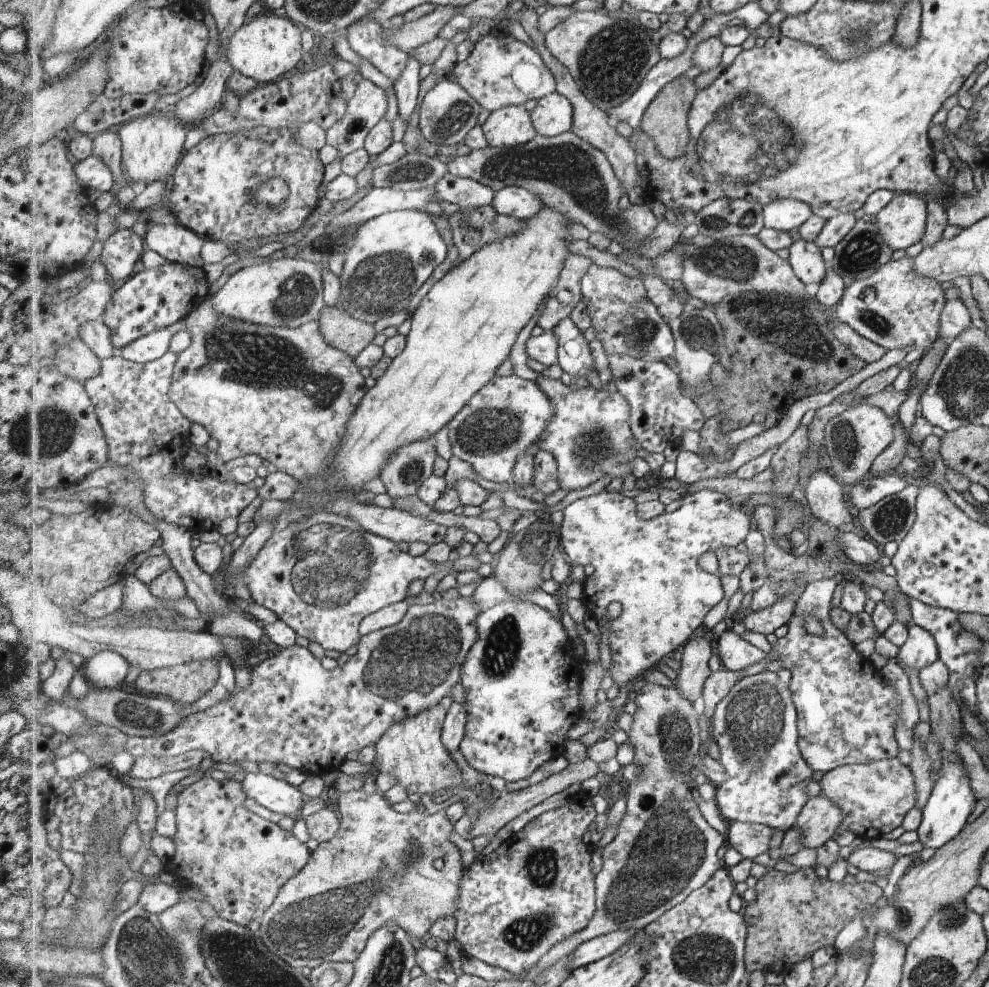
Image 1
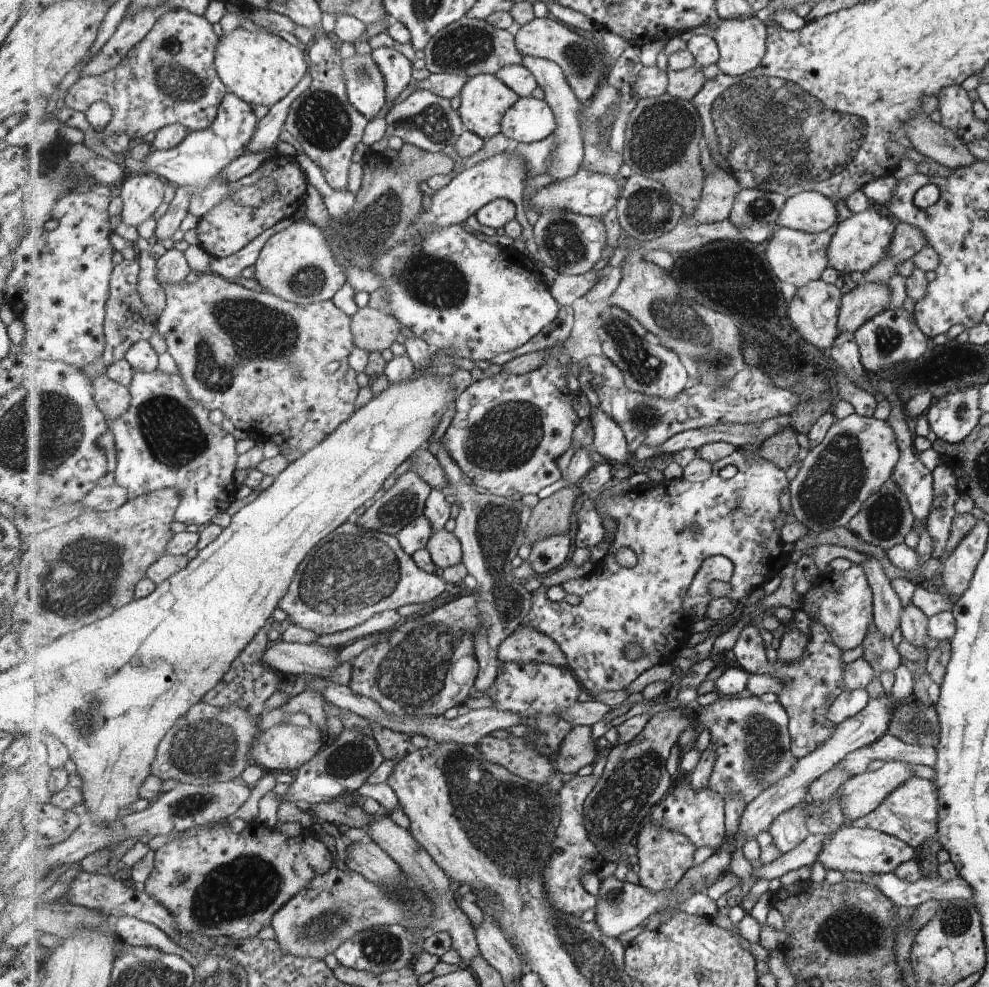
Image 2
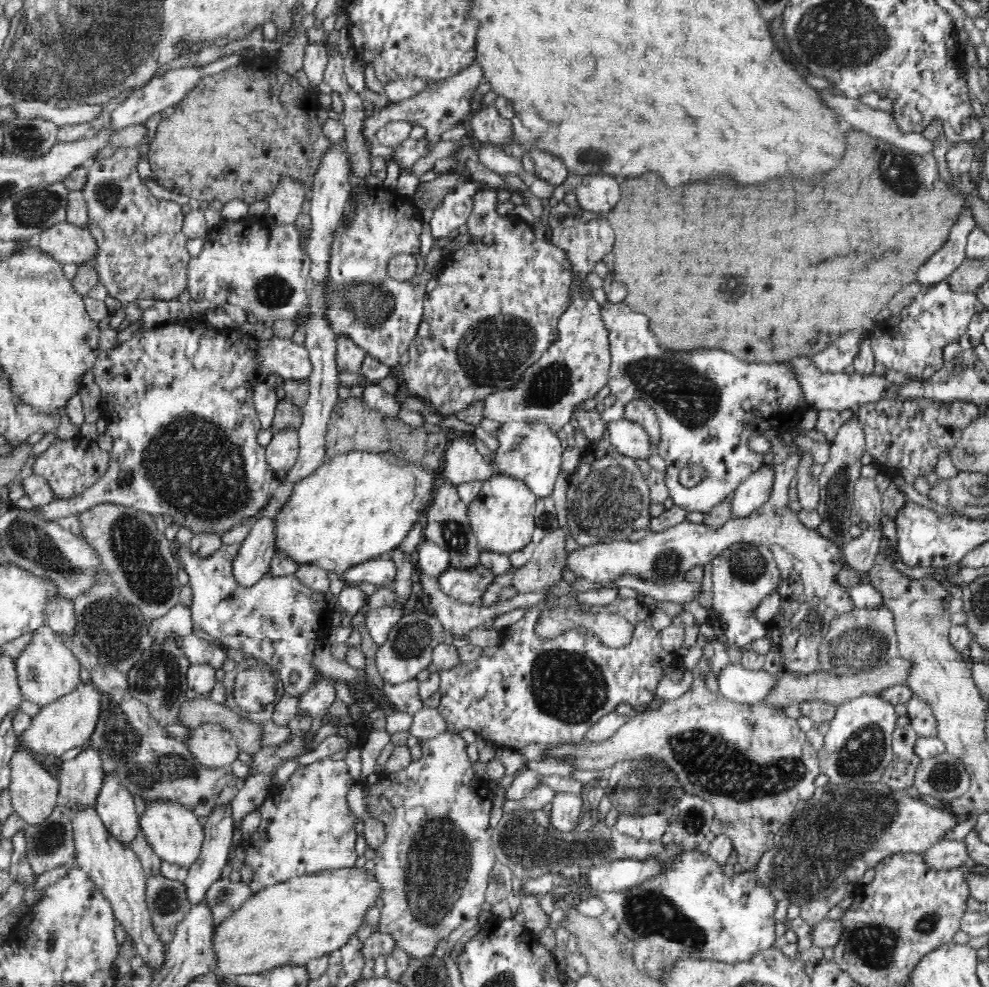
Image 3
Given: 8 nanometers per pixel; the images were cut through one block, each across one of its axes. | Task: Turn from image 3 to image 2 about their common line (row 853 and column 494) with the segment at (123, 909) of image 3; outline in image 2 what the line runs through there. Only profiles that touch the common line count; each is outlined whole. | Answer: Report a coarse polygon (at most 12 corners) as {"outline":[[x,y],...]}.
{"outline":[[497,75],[461,90],[467,130],[489,140],[520,97]]}

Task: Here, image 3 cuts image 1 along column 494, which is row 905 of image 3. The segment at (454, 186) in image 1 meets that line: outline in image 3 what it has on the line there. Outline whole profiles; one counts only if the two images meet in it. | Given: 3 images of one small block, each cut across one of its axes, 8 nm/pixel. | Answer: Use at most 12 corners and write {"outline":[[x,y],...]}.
{"outline":[[232,804],[214,805],[198,860],[183,881],[191,907],[205,900],[229,860]]}

